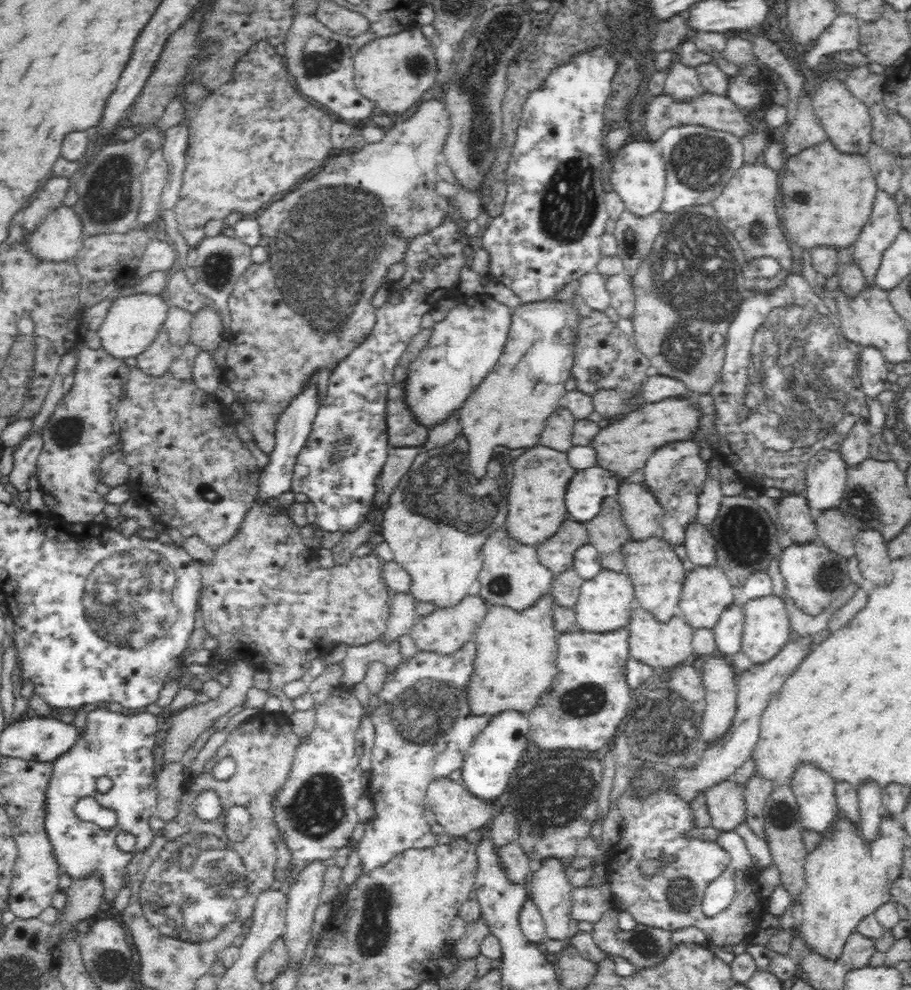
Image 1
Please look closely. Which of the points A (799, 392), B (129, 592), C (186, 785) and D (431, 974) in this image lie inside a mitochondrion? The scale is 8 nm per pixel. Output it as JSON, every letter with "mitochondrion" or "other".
{"A":"mitochondrion","B":"mitochondrion","C":"other","D":"other"}

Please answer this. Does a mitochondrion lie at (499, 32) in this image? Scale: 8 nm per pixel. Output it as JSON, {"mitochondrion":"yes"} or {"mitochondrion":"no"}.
{"mitochondrion":"yes"}

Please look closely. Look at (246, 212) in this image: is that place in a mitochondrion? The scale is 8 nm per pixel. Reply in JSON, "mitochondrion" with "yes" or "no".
{"mitochondrion":"no"}

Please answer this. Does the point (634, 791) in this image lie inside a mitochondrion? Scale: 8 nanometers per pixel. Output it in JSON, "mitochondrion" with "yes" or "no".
{"mitochondrion":"yes"}

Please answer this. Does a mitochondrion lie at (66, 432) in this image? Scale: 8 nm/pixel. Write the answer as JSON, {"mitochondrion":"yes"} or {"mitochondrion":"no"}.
{"mitochondrion":"yes"}

